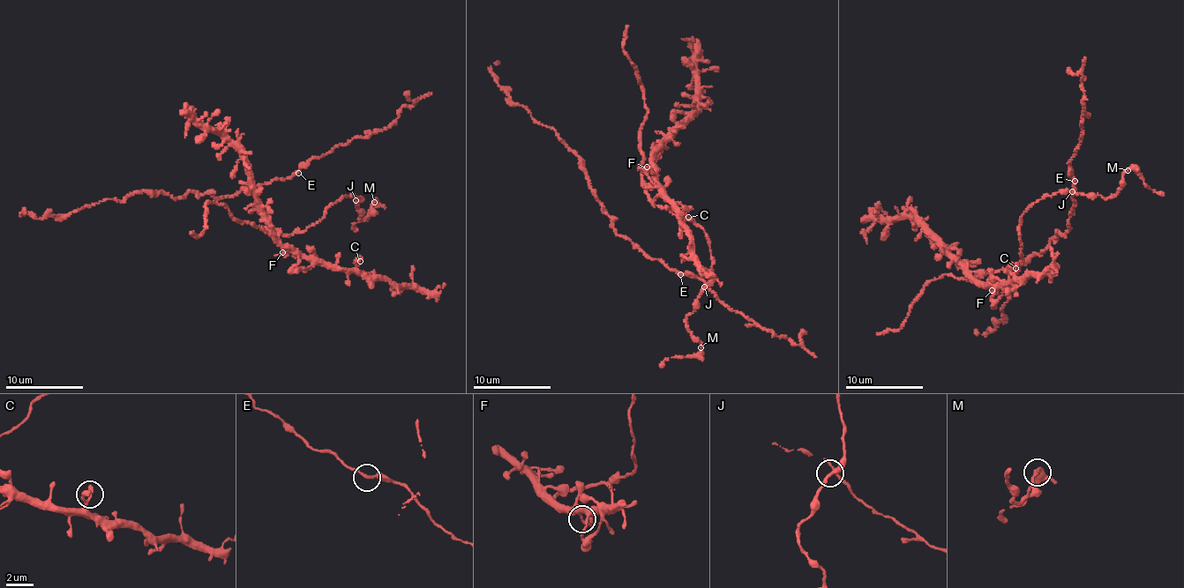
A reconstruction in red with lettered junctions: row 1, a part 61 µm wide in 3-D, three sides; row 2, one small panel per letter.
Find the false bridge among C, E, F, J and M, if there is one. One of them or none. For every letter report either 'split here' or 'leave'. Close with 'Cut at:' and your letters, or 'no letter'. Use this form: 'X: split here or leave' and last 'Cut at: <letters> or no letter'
C: leave
E: leave
F: leave
J: leave
M: leave
Cut at: no letter

